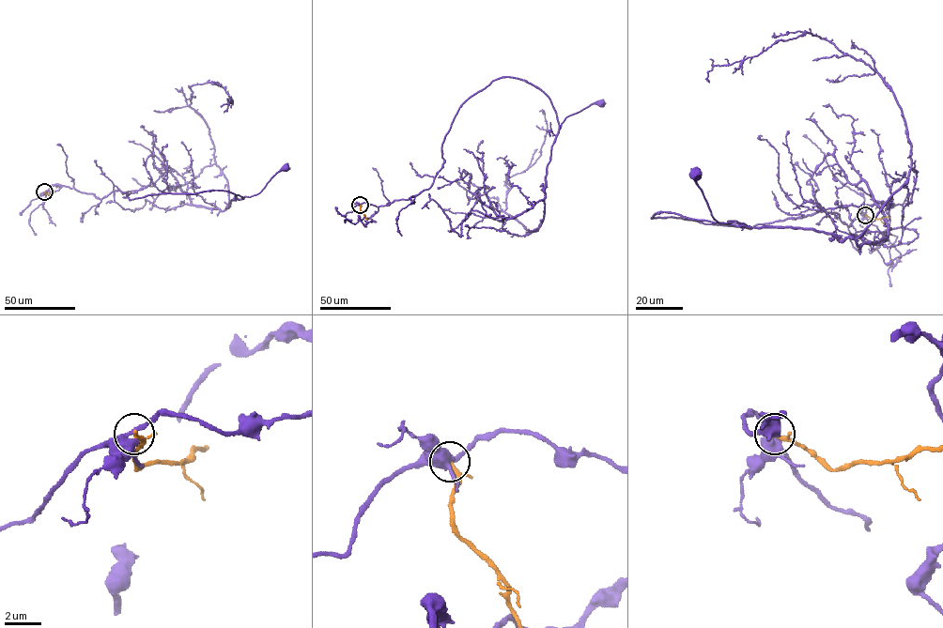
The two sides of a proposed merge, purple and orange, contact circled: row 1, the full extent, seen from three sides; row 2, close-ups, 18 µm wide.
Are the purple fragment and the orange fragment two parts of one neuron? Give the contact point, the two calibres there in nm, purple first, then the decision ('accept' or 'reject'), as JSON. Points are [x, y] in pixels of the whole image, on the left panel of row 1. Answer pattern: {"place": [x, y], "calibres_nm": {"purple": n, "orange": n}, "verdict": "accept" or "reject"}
{"place": [44, 191], "calibres_nm": {"purple": 320, "orange": 180}, "verdict": "reject"}

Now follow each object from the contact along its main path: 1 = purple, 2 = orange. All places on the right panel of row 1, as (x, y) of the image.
1: (865, 215), (867, 205), (849, 226), (819, 210), (751, 228), (652, 218), (740, 224), (714, 218), (694, 175)
2: (865, 215), (873, 220), (889, 216)

